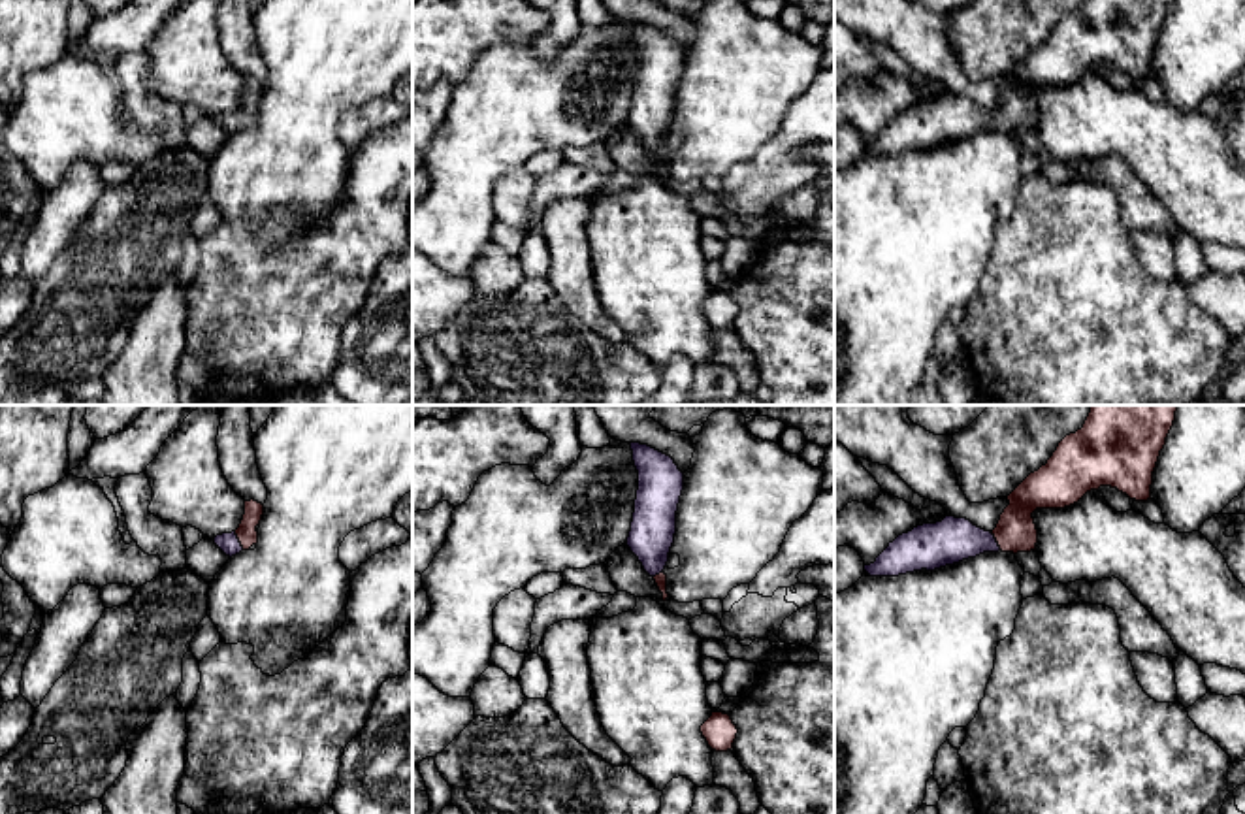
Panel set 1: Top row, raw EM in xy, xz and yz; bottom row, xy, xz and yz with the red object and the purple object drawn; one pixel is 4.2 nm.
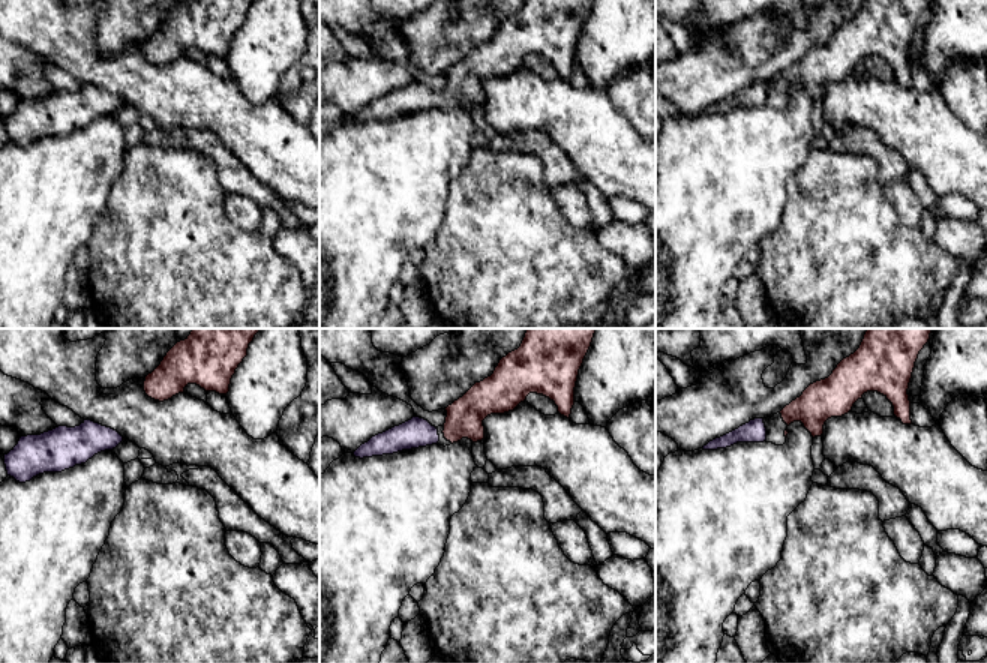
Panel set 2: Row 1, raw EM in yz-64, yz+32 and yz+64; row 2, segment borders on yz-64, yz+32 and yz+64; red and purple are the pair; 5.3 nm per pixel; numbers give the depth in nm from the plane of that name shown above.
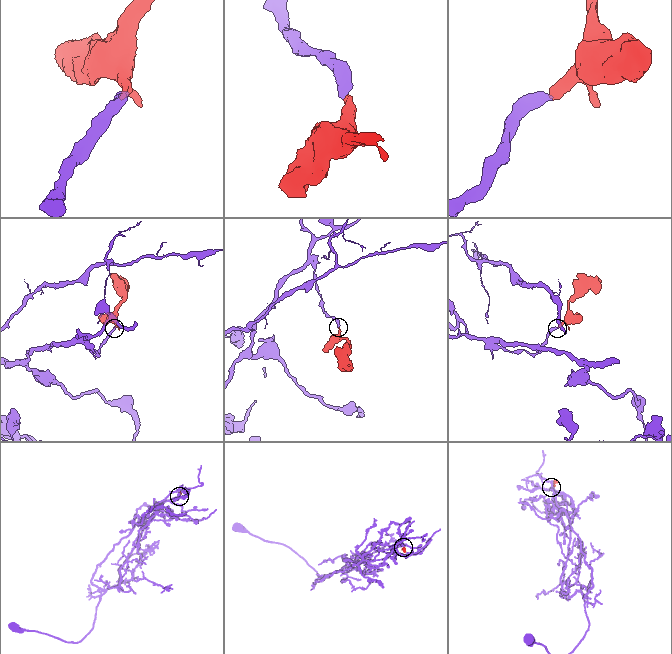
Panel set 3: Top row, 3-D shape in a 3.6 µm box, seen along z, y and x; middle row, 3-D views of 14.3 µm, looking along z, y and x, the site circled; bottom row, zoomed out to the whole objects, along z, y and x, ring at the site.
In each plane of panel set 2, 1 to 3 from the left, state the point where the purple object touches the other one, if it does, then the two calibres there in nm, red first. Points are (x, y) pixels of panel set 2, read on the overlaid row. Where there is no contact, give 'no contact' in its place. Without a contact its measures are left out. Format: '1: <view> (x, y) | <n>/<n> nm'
1: no contact
2: no contact
3: no contact

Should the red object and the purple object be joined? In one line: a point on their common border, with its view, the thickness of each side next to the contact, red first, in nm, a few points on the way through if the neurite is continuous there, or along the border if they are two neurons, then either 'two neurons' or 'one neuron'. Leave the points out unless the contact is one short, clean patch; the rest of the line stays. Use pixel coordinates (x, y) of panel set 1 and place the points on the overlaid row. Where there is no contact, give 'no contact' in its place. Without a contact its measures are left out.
xy (240, 541) | 90/90 nm | across xy (247, 534), (240, 541), (228, 543) | one neuron

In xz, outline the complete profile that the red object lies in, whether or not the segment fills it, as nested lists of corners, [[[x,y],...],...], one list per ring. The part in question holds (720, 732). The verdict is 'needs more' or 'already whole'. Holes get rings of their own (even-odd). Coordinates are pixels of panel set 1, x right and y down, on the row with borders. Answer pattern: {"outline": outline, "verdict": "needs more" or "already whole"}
{"outline": [[[712,712],[712,716],[701,725],[701,733],[712,750],[727,752],[733,748],[738,729],[729,714]]], "verdict": "already whole"}

